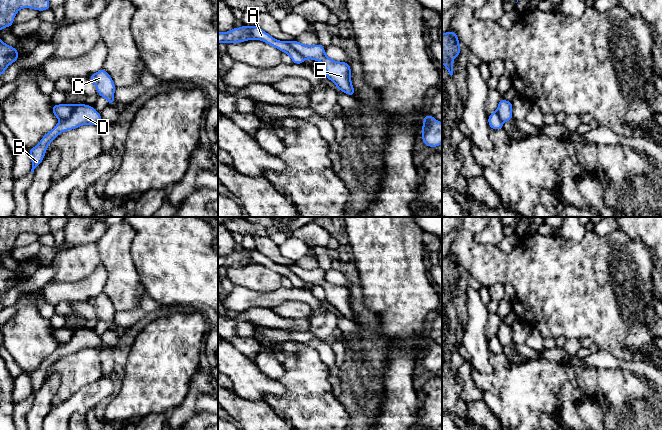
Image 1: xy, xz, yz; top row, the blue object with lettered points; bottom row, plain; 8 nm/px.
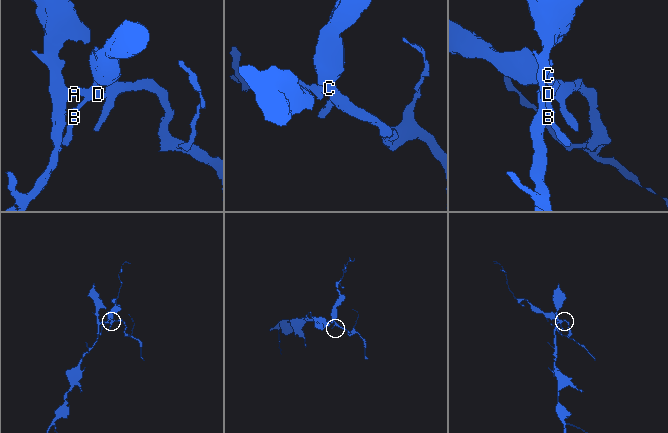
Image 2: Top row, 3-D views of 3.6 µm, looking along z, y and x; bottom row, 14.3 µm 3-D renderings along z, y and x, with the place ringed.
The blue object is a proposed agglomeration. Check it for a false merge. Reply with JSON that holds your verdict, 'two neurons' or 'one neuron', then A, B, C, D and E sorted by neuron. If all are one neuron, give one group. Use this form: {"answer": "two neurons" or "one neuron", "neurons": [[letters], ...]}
{"answer": "two neurons", "neurons": [["A"], ["B", "C", "D", "E"]]}

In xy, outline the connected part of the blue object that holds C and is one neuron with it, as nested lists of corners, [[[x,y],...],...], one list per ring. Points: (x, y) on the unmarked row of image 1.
[[[103,292],[90,299],[89,303],[94,307],[98,319],[108,325],[108,329],[116,327],[114,324],[116,310],[111,300]]]

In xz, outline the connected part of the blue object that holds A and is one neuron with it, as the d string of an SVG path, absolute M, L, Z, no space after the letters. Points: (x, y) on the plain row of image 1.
M243 249L241 252L234 251L228 256L218 256L218 267L239 267L247 264L262 264L265 267L287 277L294 288L303 288L305 282L294 274L286 265L276 264L267 256L256 250Z

